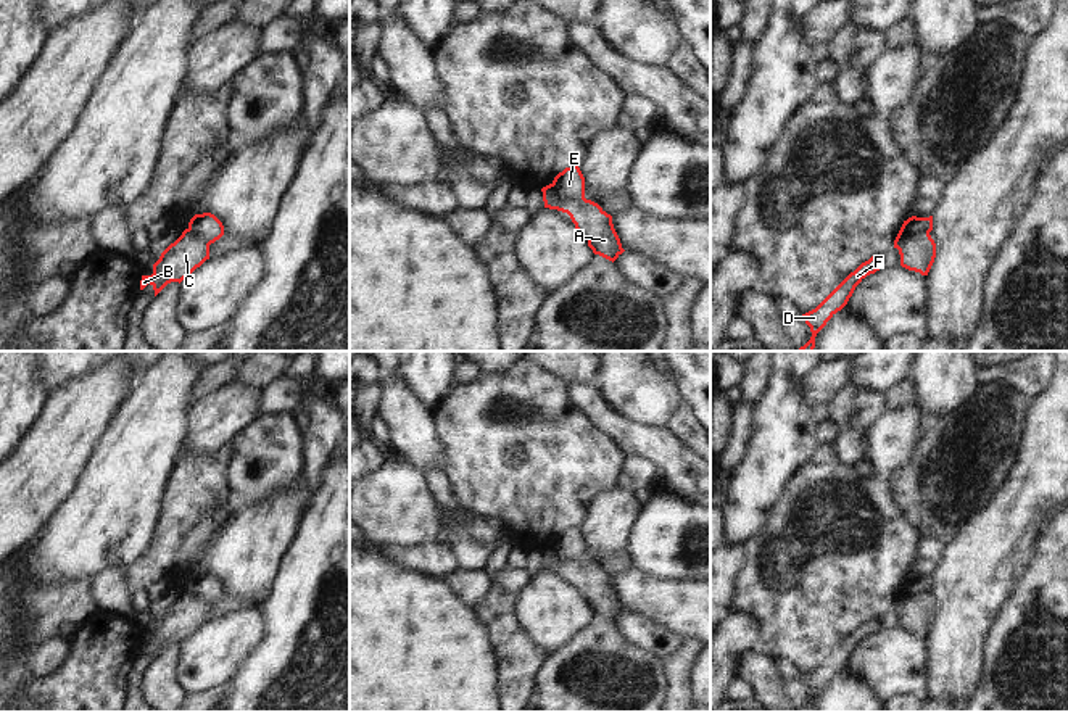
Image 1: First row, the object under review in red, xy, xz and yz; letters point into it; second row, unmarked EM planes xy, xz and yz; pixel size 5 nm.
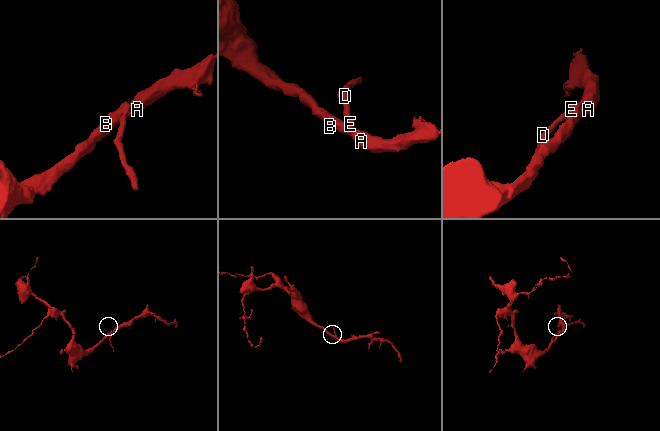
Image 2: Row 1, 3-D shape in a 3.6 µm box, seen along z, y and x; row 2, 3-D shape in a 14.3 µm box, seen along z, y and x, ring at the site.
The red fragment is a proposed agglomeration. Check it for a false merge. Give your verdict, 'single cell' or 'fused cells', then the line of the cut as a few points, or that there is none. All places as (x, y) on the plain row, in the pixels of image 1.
fused cells | xz (550, 545), (558, 571), (572, 567), (583, 558)

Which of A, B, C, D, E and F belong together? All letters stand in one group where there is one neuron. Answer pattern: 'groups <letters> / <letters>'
groups A B C / D E F

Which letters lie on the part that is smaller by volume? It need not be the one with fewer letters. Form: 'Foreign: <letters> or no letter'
Foreign: D, E, F

